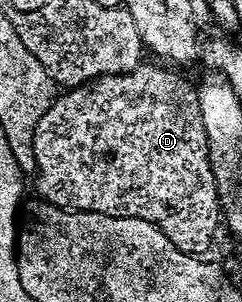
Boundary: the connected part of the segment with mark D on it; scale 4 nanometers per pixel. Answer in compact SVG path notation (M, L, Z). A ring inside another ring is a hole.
M142 63L131 73L111 73L95 77L84 85L72 86L71 95L62 92L59 95L59 103L55 103L55 109L53 109L55 113L45 113L43 123L37 124L43 125L43 133L41 133L39 126L35 127L33 154L35 157L39 157L39 162L43 161L43 165L37 165L37 167L43 167L43 171L35 171L36 196L51 205L59 204L61 197L63 197L63 209L72 209L82 213L106 213L112 217L139 217L161 229L163 235L167 235L167 239L171 239L171 243L175 243L175 247L179 251L194 255L204 254L203 251L212 243L217 228L223 225L223 209L221 213L222 198L219 196L217 176L213 173L213 167L209 159L209 140L203 125L203 115L199 107L197 90L198 86L196 84L192 85L187 78L180 77L179 74L172 73L171 70L164 69L161 65ZM103 107L107 107L109 113L95 113L95 111L101 111Z

